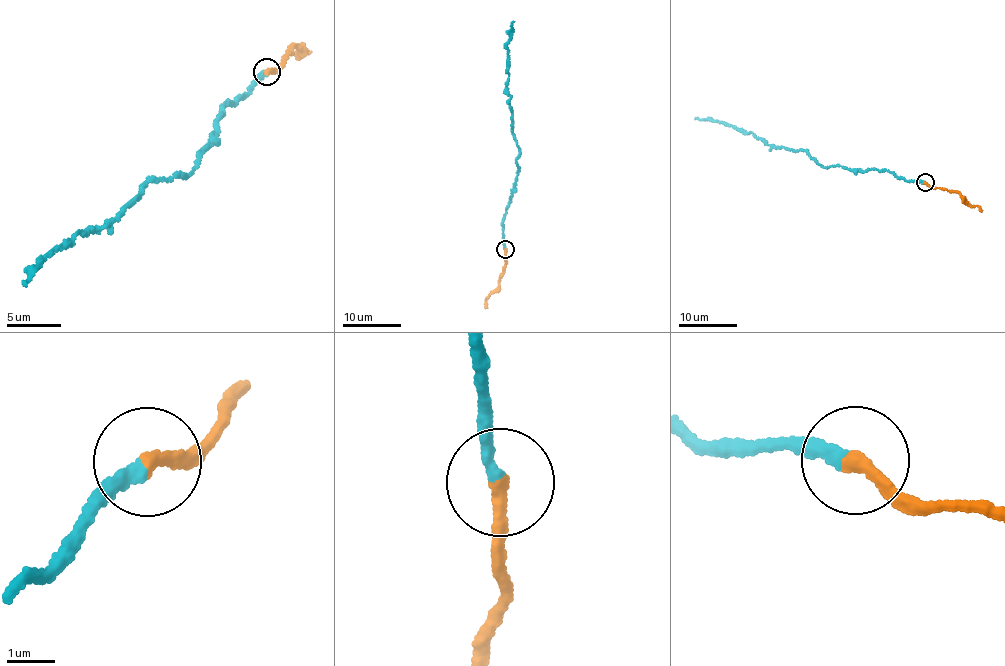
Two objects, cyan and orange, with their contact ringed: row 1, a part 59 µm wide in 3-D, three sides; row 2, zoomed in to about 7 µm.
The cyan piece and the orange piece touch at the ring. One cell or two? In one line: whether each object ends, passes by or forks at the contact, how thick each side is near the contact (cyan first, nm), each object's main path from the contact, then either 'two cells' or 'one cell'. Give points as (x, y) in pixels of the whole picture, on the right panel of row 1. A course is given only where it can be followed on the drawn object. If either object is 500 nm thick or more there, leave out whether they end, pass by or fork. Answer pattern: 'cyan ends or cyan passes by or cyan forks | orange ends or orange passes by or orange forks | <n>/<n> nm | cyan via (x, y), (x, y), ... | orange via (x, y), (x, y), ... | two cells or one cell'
cyan ends | orange ends | 280/300 nm | cyan via (925, 182), (884, 170), (823, 167), (804, 150), (770, 146), (752, 133), (695, 118) | orange via (925, 182), (931, 187), (954, 192), (981, 212) | one cell

